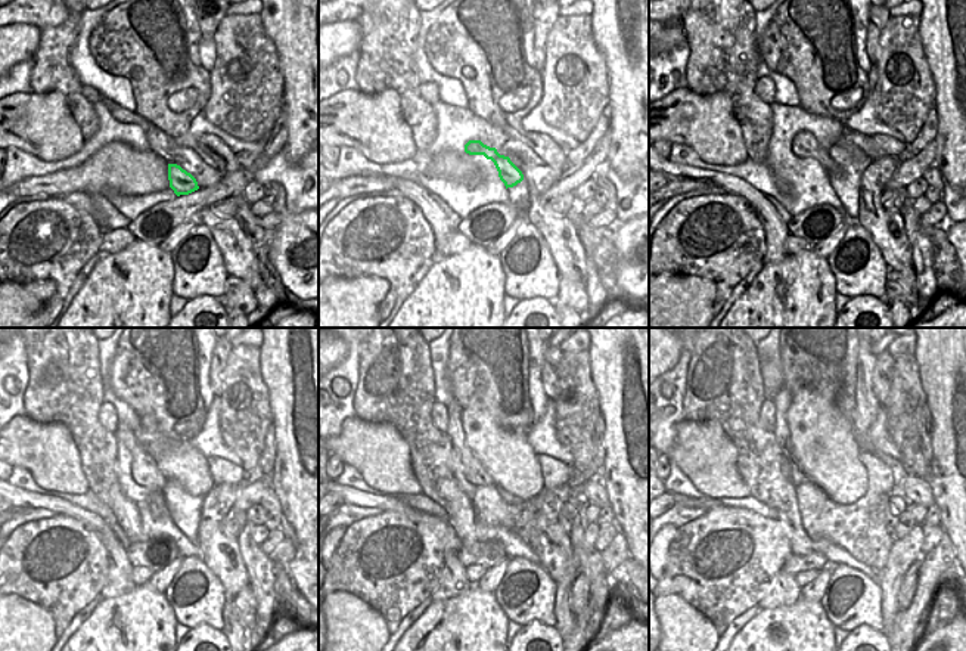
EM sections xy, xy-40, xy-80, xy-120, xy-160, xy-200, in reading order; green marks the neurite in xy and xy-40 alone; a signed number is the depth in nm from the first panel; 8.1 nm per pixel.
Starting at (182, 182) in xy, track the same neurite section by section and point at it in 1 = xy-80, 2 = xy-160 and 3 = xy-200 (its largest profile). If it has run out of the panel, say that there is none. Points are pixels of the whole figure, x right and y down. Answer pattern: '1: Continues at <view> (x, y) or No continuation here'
1: Continues at xy-80 (804, 145)
2: Continues at xy-160 (474, 473)
3: Continues at xy-200 (782, 399)

